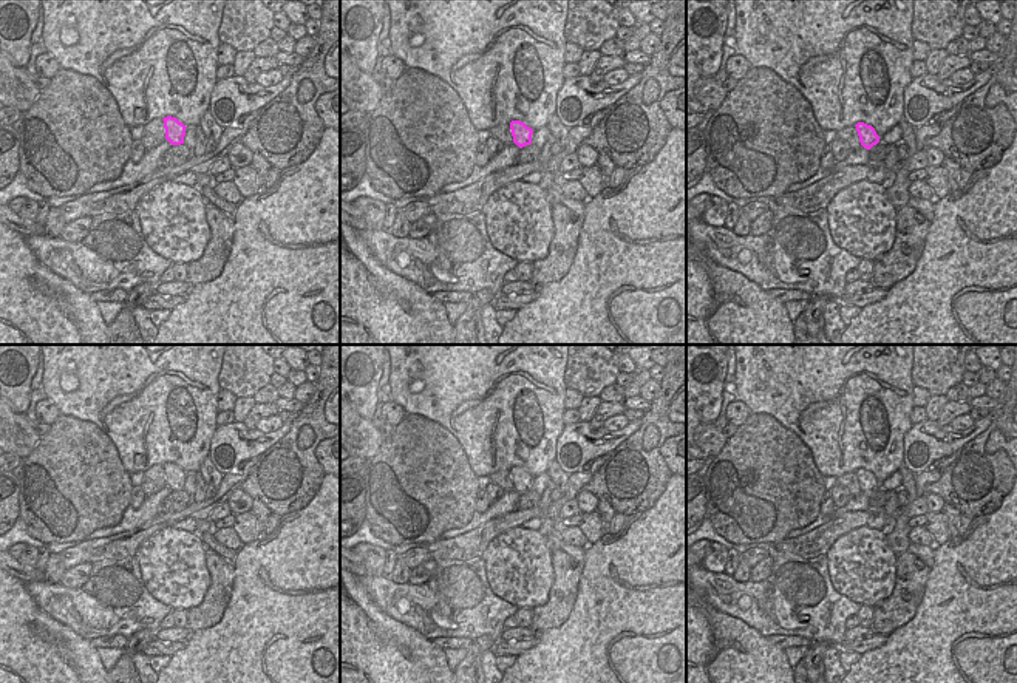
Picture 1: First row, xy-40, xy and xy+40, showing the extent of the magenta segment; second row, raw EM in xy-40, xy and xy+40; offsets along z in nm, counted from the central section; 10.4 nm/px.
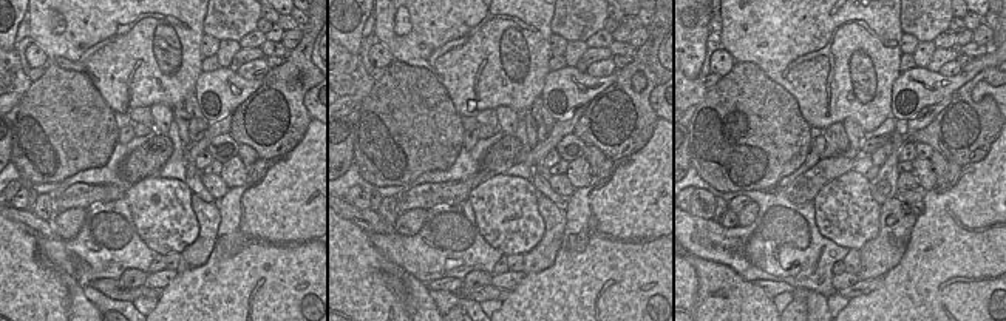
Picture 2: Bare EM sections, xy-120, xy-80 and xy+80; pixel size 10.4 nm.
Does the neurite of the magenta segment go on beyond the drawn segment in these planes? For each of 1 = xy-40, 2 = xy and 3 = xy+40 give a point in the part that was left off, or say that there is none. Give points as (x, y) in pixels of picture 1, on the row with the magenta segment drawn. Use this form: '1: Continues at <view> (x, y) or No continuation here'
1: No continuation here
2: No continuation here
3: No continuation here

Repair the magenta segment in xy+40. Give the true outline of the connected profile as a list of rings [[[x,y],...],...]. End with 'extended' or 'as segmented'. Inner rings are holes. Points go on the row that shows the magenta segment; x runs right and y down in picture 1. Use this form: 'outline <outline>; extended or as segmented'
outline [[[858,122],[855,127],[859,136],[859,142],[864,148],[870,150],[873,145],[879,142],[879,136],[876,134],[872,125]]]; as segmented

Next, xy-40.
outline [[[167,116],[162,119],[164,121],[164,128],[165,128],[165,139],[172,145],[181,145],[184,144],[184,136],[185,136],[185,125],[179,122],[176,117]]]; as segmented

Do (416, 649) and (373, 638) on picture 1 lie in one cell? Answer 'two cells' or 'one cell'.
one cell

